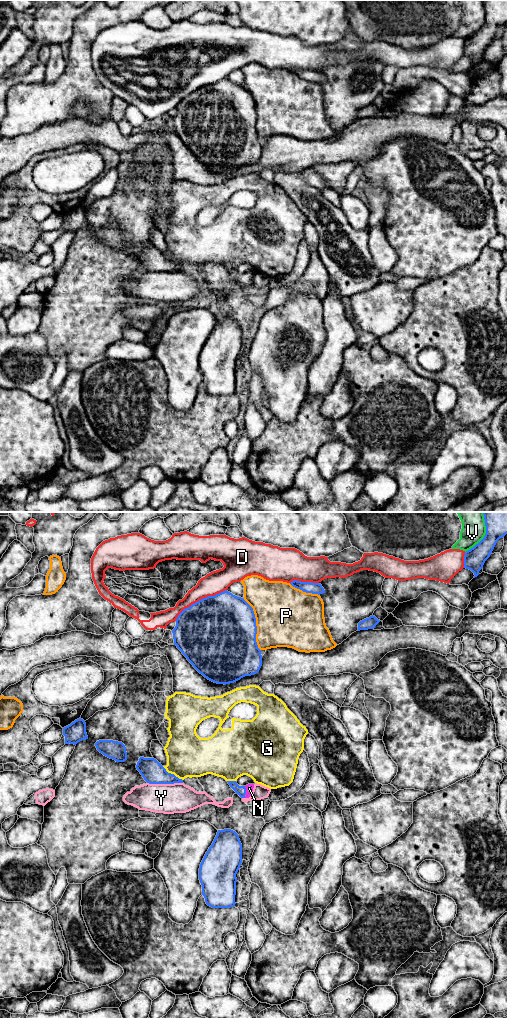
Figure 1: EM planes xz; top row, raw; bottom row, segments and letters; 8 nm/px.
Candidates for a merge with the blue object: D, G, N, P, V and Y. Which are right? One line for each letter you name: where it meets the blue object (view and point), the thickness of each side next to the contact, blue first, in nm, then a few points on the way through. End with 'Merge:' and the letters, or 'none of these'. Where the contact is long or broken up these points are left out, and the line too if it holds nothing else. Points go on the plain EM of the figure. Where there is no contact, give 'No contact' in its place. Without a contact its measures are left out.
N: Touches blue at xz (245, 280). Thickness 80 nm (blue) against 60 nm. Path across: xz (240, 278), (245, 280), (249, 276)
Merge: N

